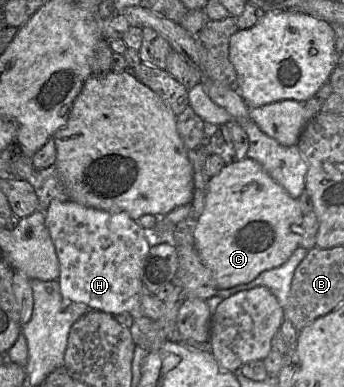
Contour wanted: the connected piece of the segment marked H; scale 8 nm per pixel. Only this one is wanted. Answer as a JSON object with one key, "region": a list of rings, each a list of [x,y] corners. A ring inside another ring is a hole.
{"region":[[[70,199],[52,200],[45,213],[45,223],[59,262],[60,274],[57,280],[61,296],[111,315],[128,312],[133,318],[130,333],[134,343],[138,345],[139,339],[149,331],[153,321],[142,314],[140,305],[142,264],[150,249],[146,231],[127,213],[109,213],[82,206]]]}

